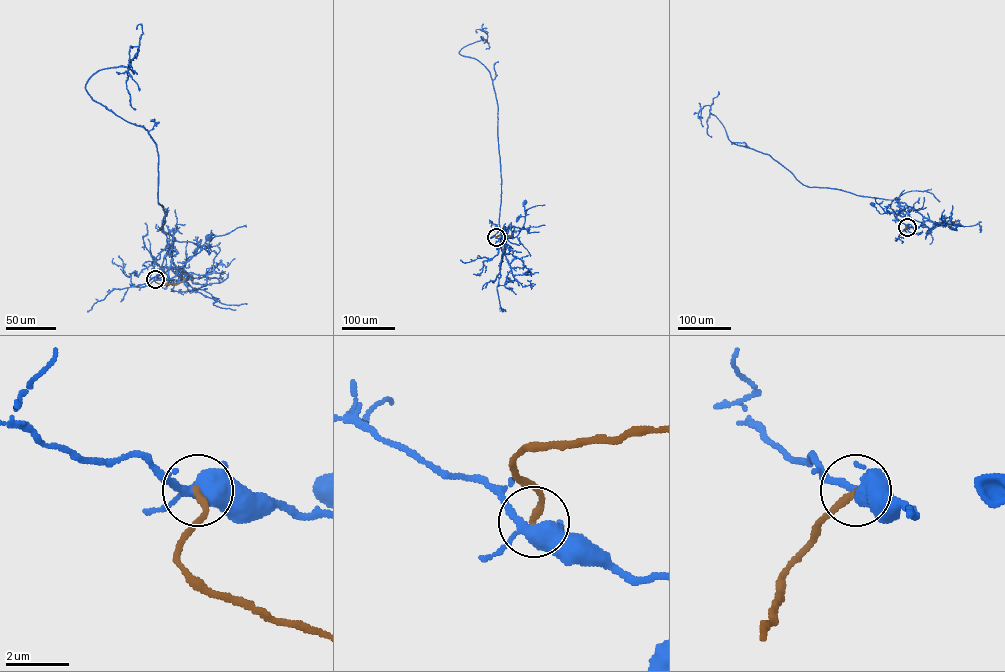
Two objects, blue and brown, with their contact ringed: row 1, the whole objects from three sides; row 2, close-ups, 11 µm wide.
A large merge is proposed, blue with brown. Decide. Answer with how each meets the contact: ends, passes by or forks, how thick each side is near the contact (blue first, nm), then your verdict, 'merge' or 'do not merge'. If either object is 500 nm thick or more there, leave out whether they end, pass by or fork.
blue forks; brown ends; calibres 400 and 240 nm; do not merge

